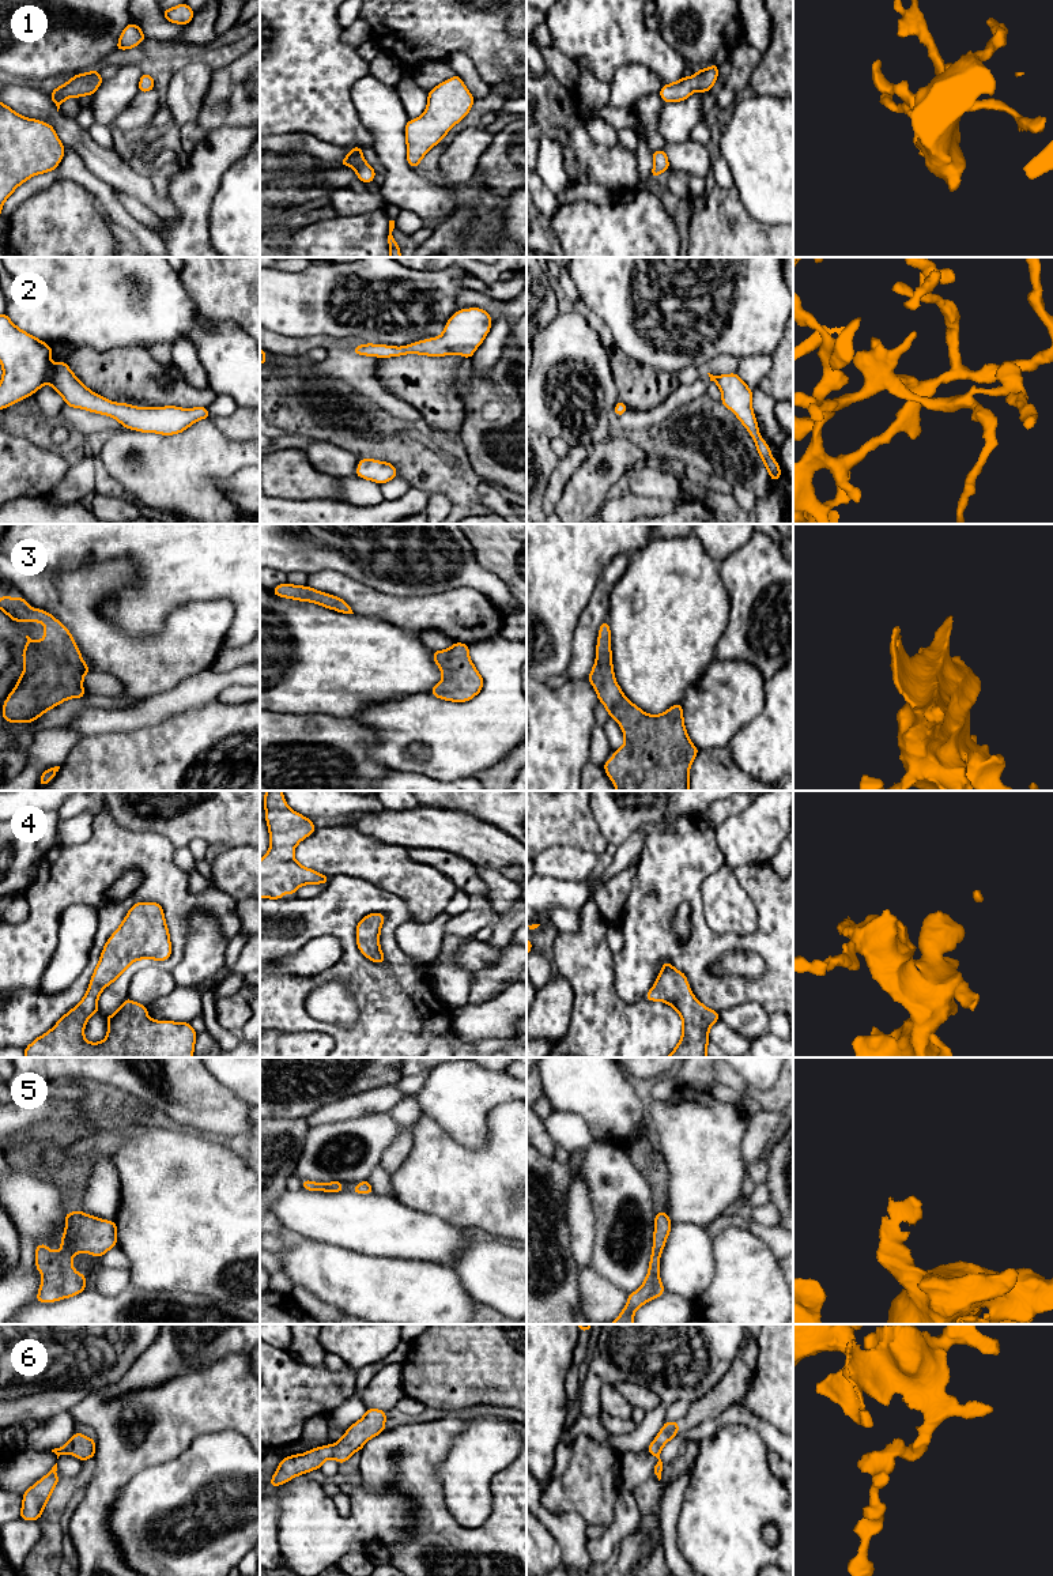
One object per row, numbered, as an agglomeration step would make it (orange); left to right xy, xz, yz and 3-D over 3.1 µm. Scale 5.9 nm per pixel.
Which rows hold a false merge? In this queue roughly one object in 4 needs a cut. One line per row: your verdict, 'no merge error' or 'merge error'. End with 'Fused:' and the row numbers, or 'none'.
1: no merge error
2: no merge error
3: no merge error
4: no merge error
5: no merge error
6: no merge error
Fused: none

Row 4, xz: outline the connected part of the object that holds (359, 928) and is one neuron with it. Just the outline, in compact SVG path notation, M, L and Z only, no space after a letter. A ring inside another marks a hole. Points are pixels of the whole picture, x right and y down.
M384 913L366 915L356 925L356 946L373 962L385 964L380 949L380 932L385 920Z

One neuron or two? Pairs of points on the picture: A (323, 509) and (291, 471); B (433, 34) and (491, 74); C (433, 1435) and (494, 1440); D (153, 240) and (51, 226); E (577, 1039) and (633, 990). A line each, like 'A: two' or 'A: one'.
A: two
B: one
C: two
D: two
E: two

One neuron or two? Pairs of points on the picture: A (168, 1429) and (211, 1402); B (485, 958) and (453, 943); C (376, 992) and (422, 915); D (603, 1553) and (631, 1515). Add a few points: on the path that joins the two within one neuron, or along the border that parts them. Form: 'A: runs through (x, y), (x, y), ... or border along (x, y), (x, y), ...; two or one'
A: runs through (178, 1418), (192, 1405), (200, 1402); one
B: border along (472, 938), (457, 951), (456, 961), (475, 972); two
C: border along (396, 894), (404, 901), (415, 920); two
D: runs through (606, 1544), (625, 1524); one

